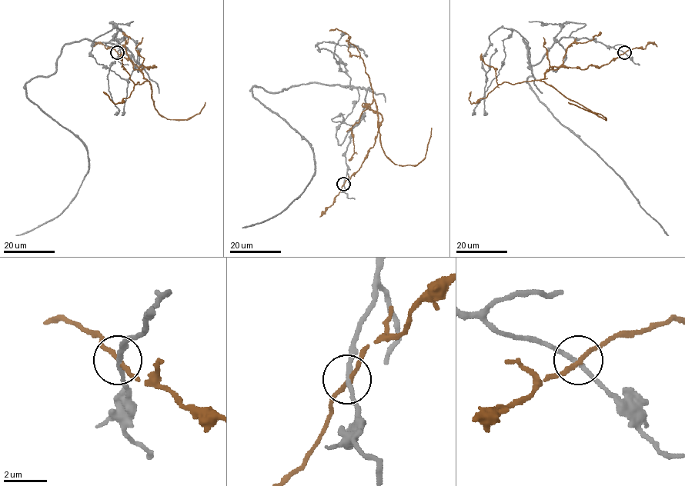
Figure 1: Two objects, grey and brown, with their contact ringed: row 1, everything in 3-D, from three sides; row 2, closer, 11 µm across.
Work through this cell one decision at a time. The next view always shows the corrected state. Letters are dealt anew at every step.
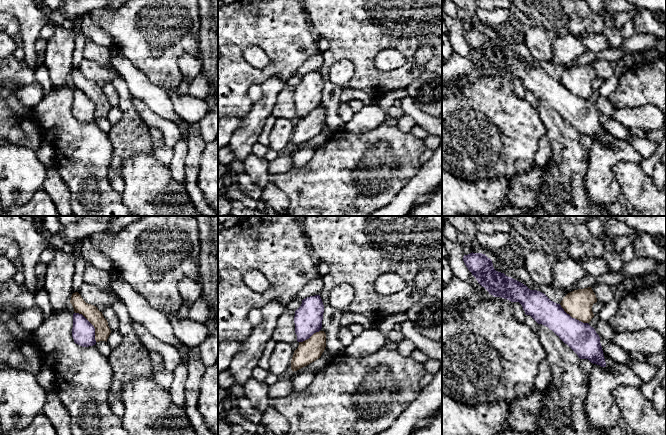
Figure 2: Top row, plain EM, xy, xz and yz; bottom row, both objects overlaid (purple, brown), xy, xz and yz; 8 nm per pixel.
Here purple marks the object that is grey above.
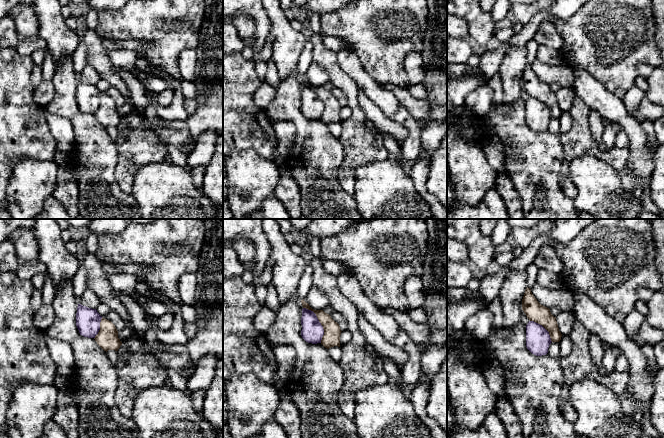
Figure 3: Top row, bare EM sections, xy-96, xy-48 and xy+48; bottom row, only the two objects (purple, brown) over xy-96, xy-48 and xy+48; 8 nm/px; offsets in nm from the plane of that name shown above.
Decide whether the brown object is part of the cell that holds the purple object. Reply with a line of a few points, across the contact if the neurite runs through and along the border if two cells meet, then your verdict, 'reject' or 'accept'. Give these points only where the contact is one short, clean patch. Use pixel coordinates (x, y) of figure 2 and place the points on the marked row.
reject

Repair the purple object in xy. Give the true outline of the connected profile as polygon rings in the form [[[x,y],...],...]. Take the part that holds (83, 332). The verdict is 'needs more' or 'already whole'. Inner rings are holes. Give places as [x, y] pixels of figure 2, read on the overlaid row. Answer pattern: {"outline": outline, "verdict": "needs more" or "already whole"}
{"outline": [[[73,314],[72,337],[74,342],[82,347],[96,344],[95,328],[82,314]]], "verdict": "already whole"}

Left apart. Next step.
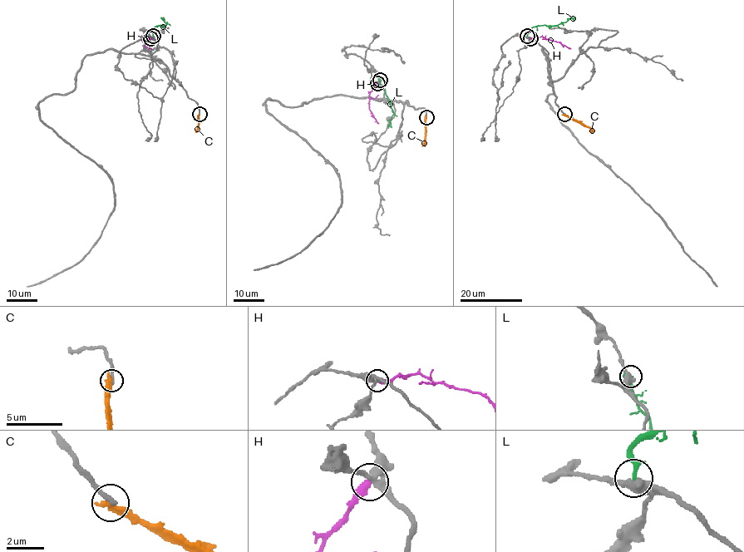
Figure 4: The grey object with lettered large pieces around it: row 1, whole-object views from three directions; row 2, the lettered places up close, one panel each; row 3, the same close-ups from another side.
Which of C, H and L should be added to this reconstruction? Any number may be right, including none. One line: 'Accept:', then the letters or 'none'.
Accept: none

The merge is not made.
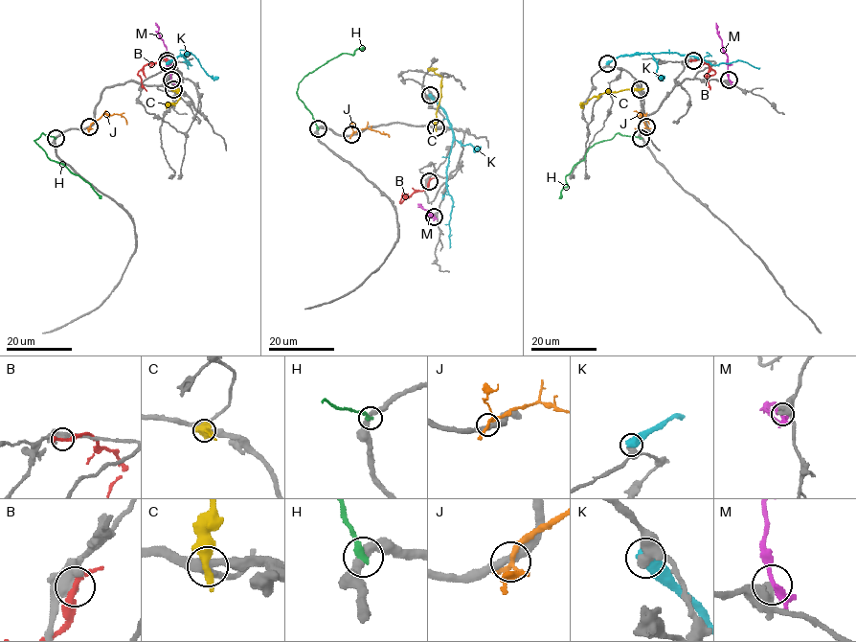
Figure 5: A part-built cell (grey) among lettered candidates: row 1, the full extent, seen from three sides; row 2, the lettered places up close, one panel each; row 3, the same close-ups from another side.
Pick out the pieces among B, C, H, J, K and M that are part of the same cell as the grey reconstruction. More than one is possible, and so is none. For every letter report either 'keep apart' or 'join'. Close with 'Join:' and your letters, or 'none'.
B: keep apart
C: keep apart
H: keep apart
J: keep apart
K: keep apart
M: keep apart
Join: none

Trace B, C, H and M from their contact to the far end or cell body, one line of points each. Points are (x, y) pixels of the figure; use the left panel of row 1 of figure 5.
B: (167, 60), (145, 65), (138, 72), (146, 91)
C: (172, 89), (179, 97), (166, 108)
H: (56, 138), (42, 133), (34, 140), (49, 158), (81, 177), (101, 198)
M: (171, 80), (167, 67), (166, 46), (155, 22)

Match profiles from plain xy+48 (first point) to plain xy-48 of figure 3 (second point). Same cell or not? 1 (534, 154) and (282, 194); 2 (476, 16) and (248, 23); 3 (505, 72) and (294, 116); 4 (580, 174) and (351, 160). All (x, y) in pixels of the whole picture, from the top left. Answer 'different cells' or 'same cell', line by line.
1: different cells
2: different cells
3: different cells
4: different cells

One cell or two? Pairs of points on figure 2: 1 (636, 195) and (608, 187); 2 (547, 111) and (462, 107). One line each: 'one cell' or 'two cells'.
1: two cells
2: two cells

